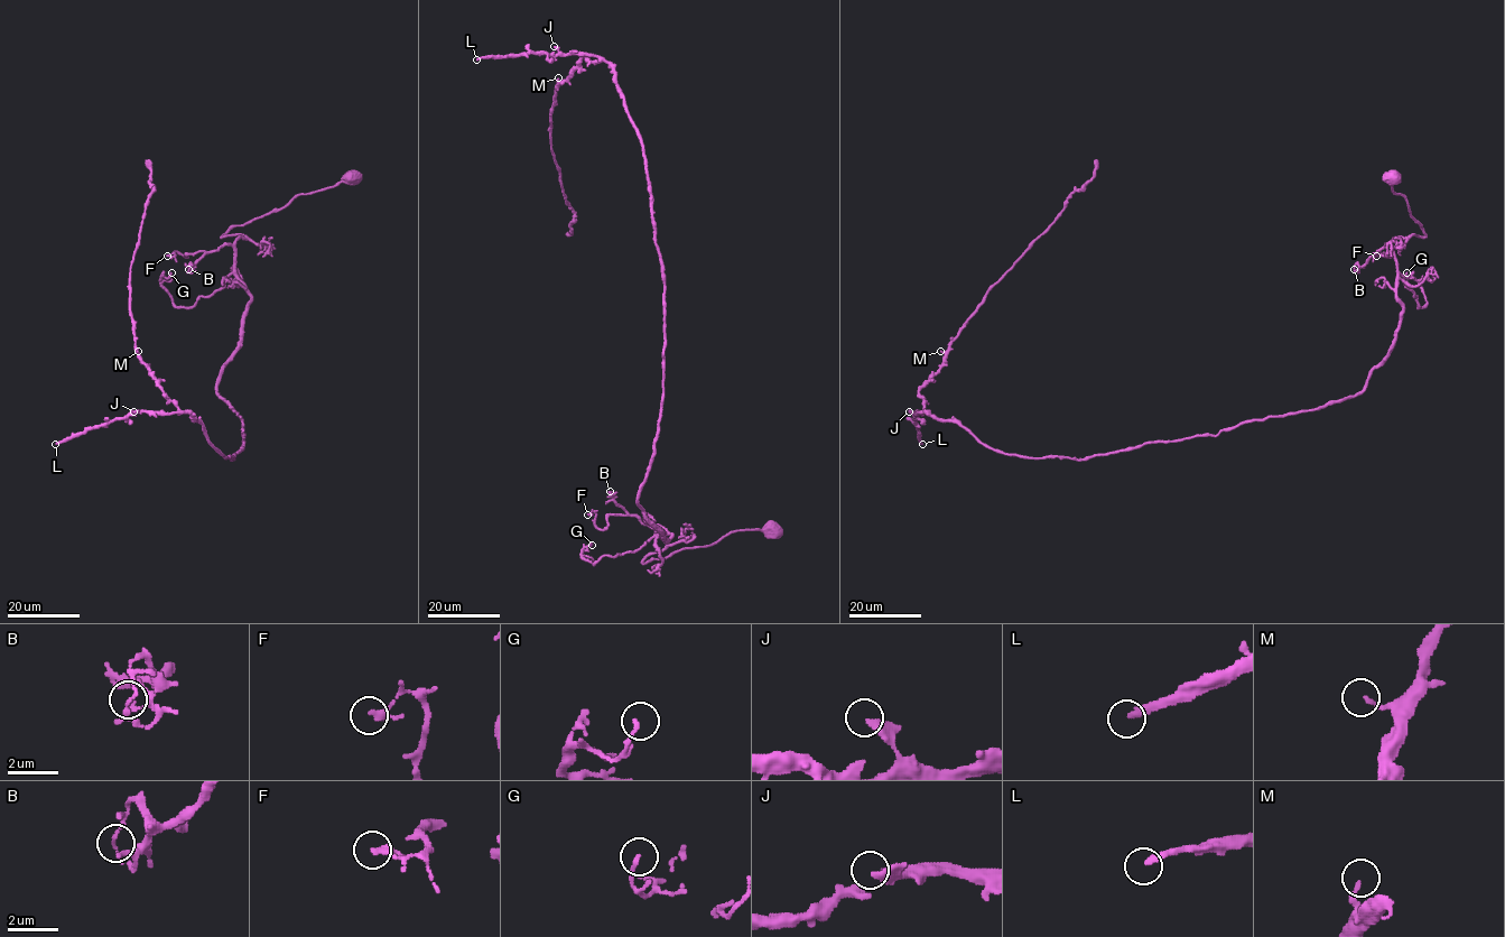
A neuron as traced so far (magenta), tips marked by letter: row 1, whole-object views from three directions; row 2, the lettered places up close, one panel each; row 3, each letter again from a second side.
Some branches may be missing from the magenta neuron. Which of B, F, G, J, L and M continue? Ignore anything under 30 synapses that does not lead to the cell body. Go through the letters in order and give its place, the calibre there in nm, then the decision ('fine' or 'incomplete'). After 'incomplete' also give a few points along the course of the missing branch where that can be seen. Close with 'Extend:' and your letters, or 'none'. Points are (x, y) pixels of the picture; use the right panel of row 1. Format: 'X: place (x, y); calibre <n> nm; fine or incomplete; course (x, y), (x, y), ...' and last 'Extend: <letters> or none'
B: place (1354, 269); calibre 160 nm; fine
F: place (1376, 256); calibre 170 nm; fine
G: place (1406, 272); calibre 160 nm; fine
J: place (909, 411); calibre 340 nm; fine
L: place (922, 444); calibre 220 nm; incomplete; course (922, 444), (965, 454), (972, 446), (967, 436), (953, 444), (967, 461)
M: place (940, 351); calibre 150 nm; fine
Extend: L

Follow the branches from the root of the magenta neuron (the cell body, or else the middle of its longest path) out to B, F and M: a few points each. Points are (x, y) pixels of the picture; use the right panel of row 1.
B: (1392, 178), (1389, 179), (1392, 189), (1404, 197), (1410, 215), (1425, 235), (1395, 237), (1354, 269)
F: (1392, 178), (1392, 189), (1404, 197), (1425, 235), (1395, 237), (1376, 253), (1390, 257), (1376, 256)
M: (1392, 178), (1425, 235), (1391, 242), (1400, 324), (1354, 396), (1215, 436), (1024, 457), (923, 411), (940, 351)

